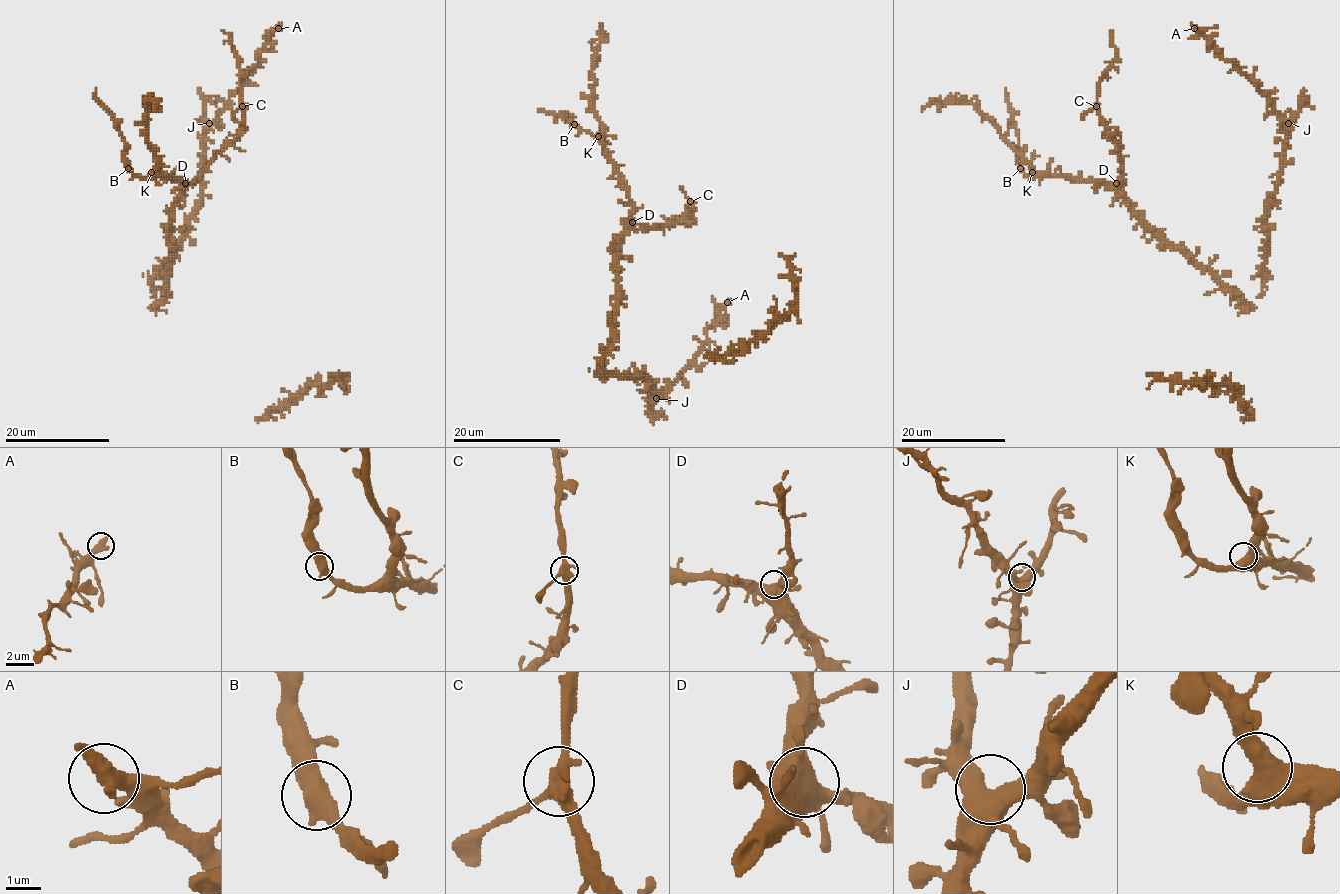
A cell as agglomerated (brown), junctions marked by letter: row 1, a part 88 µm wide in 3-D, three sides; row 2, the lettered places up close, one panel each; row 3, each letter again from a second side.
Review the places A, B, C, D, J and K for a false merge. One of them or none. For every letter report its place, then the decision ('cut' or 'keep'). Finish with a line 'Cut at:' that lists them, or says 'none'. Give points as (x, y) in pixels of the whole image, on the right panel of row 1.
A: (1194, 28) | keep
B: (1020, 168) | keep
C: (1096, 106) | keep
D: (1116, 183) | keep
J: (1288, 123) | keep
K: (1032, 172) | keep
Cut at: none

